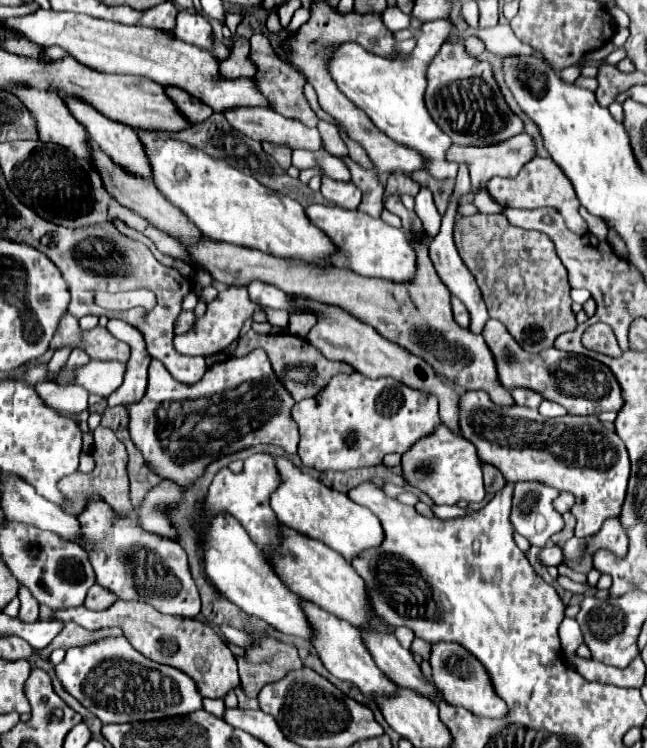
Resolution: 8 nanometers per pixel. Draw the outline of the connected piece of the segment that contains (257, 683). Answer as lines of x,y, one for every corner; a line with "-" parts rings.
260,637
258,645
246,651
244,657
238,657
240,683
248,697
258,697
264,685
276,683
290,671
302,667
304,665
298,657
296,647
266,637

